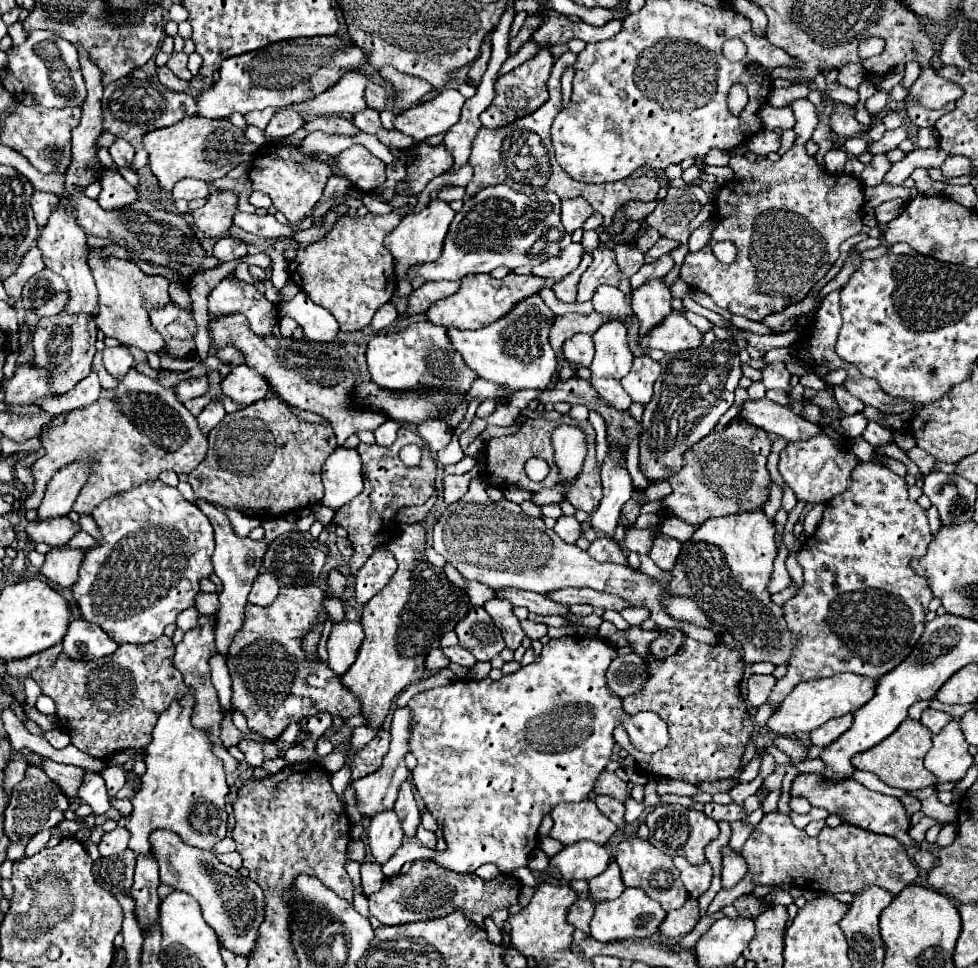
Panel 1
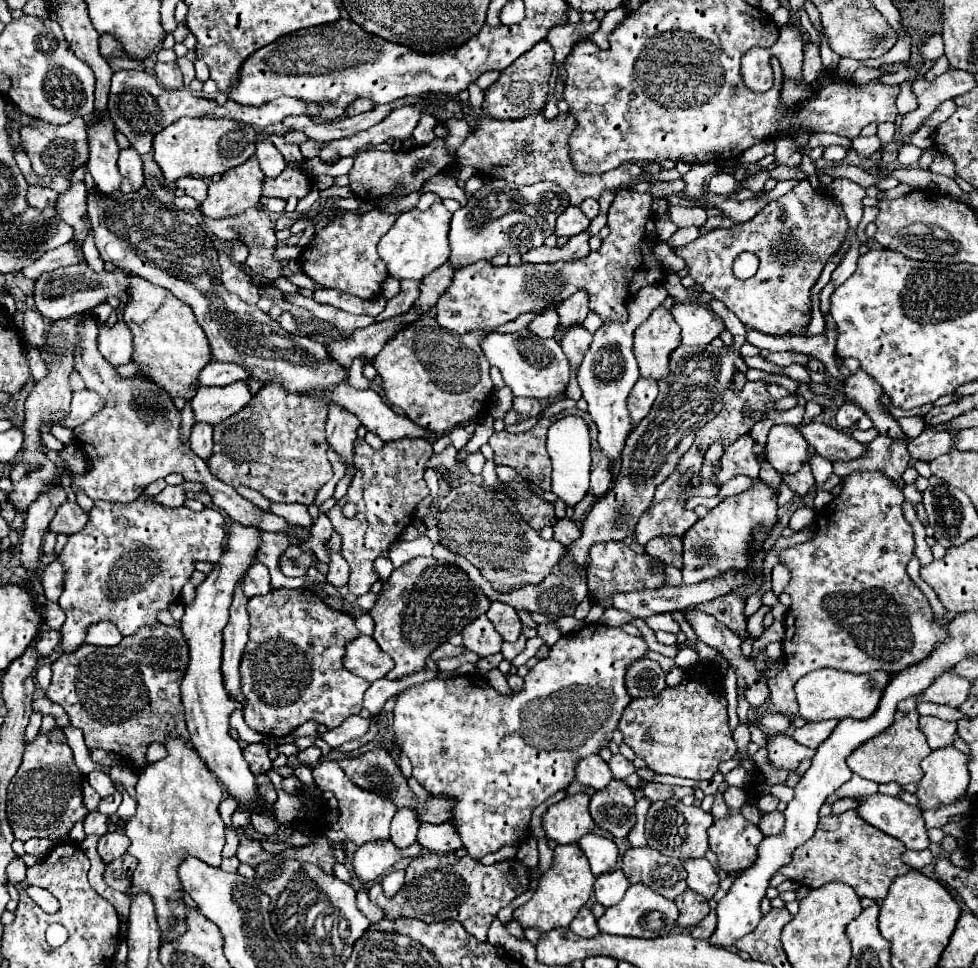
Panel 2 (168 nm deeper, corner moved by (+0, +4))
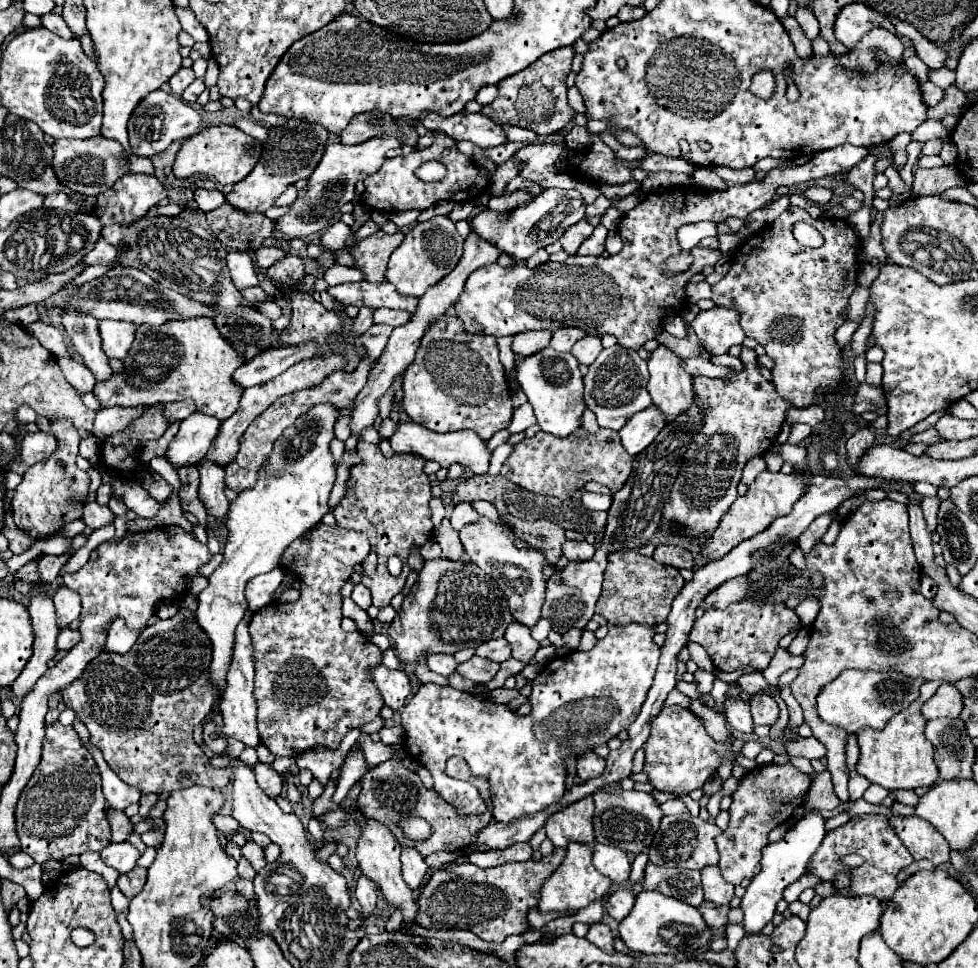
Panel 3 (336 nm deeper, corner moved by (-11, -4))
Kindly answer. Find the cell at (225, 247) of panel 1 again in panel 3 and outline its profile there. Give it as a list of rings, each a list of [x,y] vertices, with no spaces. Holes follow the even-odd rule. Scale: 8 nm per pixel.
[[[263,247],[263,249],[257,249],[255,251],[255,263],[257,267],[261,269],[269,269],[271,265],[275,265],[279,259],[283,259],[287,253],[283,249],[277,249],[277,247]]]

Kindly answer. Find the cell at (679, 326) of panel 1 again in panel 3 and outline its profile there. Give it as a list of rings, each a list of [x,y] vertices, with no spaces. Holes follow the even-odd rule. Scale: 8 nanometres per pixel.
[[[713,307],[709,311],[701,311],[693,321],[693,329],[705,349],[711,355],[727,353],[731,345],[741,345],[745,333],[739,325],[739,311],[729,307]]]

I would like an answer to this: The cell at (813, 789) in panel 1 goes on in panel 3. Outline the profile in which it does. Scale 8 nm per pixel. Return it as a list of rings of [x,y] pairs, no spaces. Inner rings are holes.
[[[891,817],[891,827],[895,829],[897,837],[903,841],[903,845],[909,849],[913,859],[929,859],[935,867],[949,861],[949,845],[947,841],[929,825],[927,821],[921,821],[919,817]]]

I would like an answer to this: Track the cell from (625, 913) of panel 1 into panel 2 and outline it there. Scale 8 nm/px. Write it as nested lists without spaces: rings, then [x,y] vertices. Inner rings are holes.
[[[630,885],[624,899],[618,905],[612,905],[604,911],[604,915],[598,919],[598,929],[600,933],[610,933],[610,935],[630,935],[630,937],[662,937],[668,935],[678,919],[678,907],[674,901],[668,901],[666,897],[654,893],[646,885]]]

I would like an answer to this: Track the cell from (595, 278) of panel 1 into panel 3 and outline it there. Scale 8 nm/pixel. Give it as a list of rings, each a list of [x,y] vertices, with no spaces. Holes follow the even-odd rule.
[[[557,329],[557,331],[553,331],[549,347],[559,353],[569,353],[573,343],[579,341],[583,335],[587,335],[583,329]]]

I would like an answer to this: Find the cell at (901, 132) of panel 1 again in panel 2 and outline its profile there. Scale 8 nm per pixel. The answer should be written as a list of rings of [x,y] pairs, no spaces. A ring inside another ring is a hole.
[[[872,135],[872,137],[856,137],[852,139],[852,147],[856,149],[858,155],[862,157],[870,157],[872,153],[876,153],[880,149],[880,137]]]

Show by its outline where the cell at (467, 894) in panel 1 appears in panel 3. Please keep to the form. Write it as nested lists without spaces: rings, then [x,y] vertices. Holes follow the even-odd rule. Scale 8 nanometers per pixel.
[[[555,847],[553,853],[547,857],[541,857],[541,861],[529,859],[523,863],[507,863],[507,865],[499,865],[491,869],[481,869],[471,863],[451,863],[445,869],[439,869],[431,875],[429,883],[423,887],[423,893],[417,899],[421,909],[421,925],[425,929],[467,929],[475,933],[477,937],[491,943],[503,943],[509,935],[527,933],[531,931],[527,923],[527,913],[531,907],[539,903],[541,883],[559,867],[563,857],[565,857],[565,851],[561,847]]]

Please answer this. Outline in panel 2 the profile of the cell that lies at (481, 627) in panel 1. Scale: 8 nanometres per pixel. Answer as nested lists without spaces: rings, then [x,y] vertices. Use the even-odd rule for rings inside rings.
[[[486,615],[466,625],[462,631],[462,637],[464,637],[464,647],[480,657],[500,653],[500,647],[504,643],[504,639],[500,637],[500,633],[494,629],[492,621]]]

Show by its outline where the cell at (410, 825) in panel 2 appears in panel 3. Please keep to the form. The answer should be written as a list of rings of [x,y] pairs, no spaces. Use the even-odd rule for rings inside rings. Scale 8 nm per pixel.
[[[407,847],[401,851],[401,873],[403,873],[403,879],[405,883],[411,887],[411,889],[417,889],[423,879],[425,879],[425,873],[427,873],[427,863],[423,861],[421,853],[417,853],[417,849],[413,847]]]

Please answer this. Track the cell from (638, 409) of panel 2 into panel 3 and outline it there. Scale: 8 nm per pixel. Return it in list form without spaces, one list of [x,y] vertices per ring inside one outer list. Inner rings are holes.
[[[653,405],[641,413],[637,413],[625,429],[619,431],[621,443],[629,455],[641,453],[649,443],[655,441],[659,431],[665,427],[665,421],[661,421],[661,413],[653,409]]]

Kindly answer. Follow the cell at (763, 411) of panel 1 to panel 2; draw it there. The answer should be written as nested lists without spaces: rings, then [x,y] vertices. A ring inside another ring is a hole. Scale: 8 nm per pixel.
[[[810,421],[810,423],[800,423],[796,425],[802,437],[816,449],[818,455],[830,459],[832,463],[838,459],[854,459],[860,457],[866,451],[866,445],[860,445],[858,441],[850,439],[848,433],[832,429],[824,423]]]

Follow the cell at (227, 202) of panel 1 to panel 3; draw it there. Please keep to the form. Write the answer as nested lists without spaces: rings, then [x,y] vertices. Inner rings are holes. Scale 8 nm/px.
[[[291,117],[285,125],[267,127],[267,139],[263,143],[259,163],[249,173],[249,177],[233,185],[233,191],[225,199],[237,209],[265,213],[289,185],[293,185],[299,179],[307,179],[309,173],[313,173],[317,161],[321,161],[321,153],[325,151],[327,143],[329,143],[329,131],[323,125],[309,123],[307,119]]]

